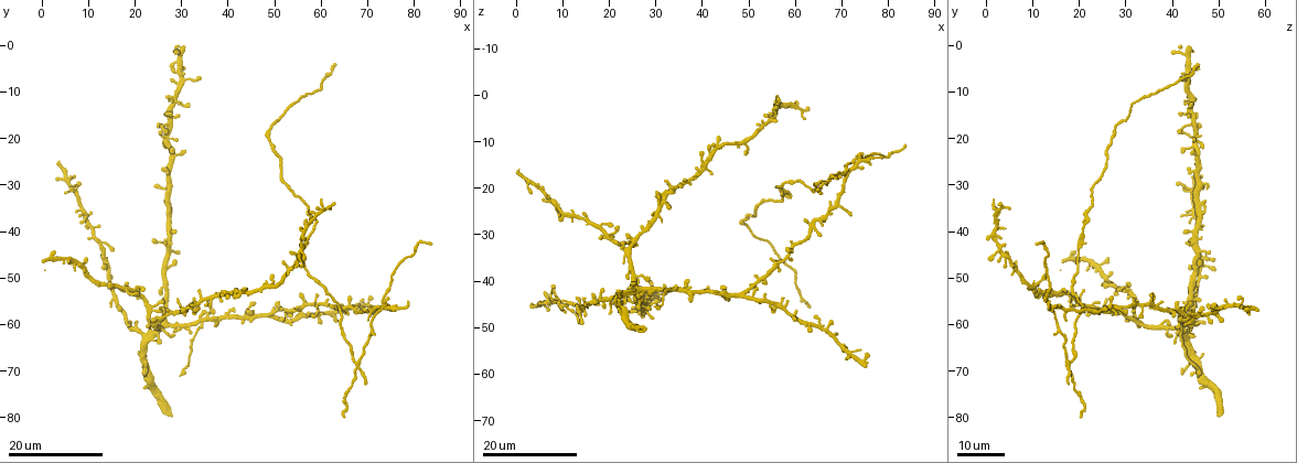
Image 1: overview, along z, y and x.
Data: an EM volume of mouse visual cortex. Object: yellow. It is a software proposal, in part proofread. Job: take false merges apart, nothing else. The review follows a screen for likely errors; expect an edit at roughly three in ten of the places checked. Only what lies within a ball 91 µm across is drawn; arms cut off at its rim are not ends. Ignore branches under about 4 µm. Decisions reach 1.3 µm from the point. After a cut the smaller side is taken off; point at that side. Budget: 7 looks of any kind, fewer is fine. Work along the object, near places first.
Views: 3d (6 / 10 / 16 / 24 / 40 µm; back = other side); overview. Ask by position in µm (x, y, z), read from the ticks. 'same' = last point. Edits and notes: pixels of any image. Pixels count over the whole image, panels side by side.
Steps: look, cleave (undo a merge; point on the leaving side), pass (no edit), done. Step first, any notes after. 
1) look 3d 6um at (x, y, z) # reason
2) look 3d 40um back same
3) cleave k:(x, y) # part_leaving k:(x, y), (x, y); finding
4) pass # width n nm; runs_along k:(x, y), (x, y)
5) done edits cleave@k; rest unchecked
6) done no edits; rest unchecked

look 3d 24um at (61.0, 35.0, 3.5) # calibre changes

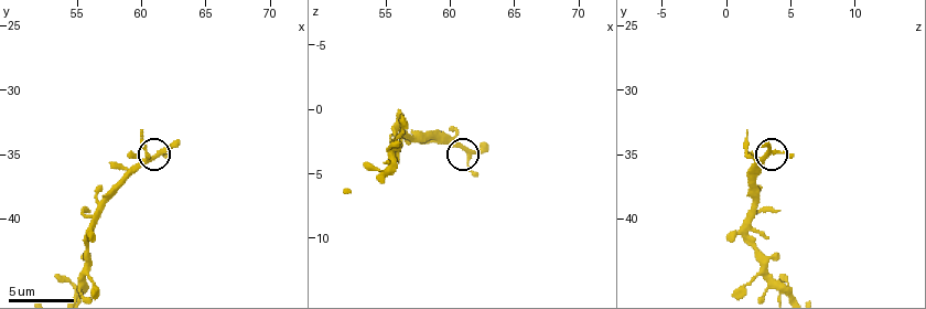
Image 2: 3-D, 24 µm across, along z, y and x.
look 3d 10um at (61.0, 35.2, 2.8) # zoom in

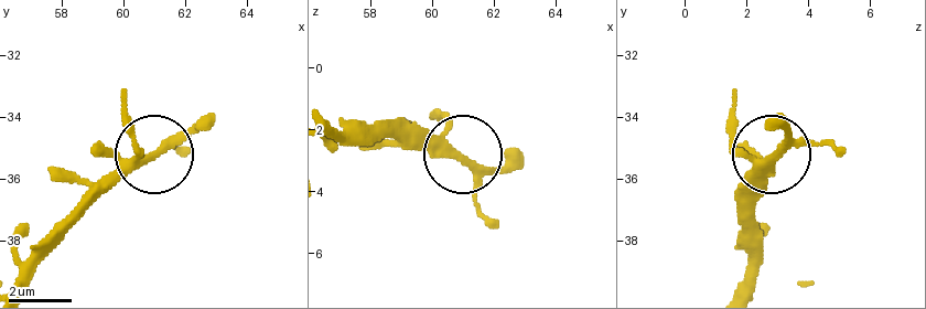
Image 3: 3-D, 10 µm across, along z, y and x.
pass # width 240 nm; all the same neuron

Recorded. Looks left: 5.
look 3d 16um at (73.0, 56.5, 13.5) # looks like a crossing

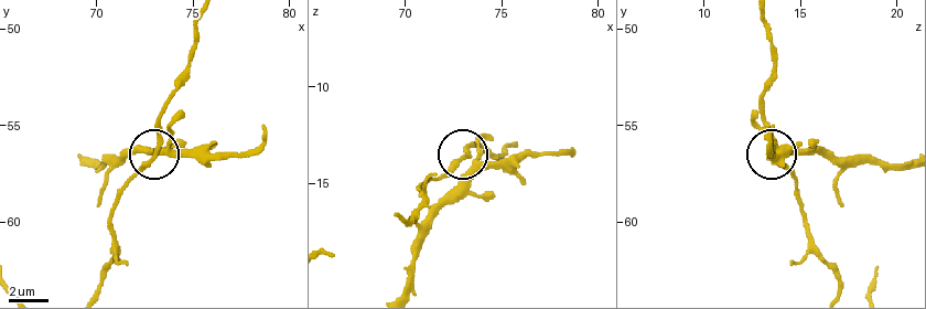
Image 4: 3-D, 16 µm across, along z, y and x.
look 3d 6um at (73.3, 56.1, 13.7)

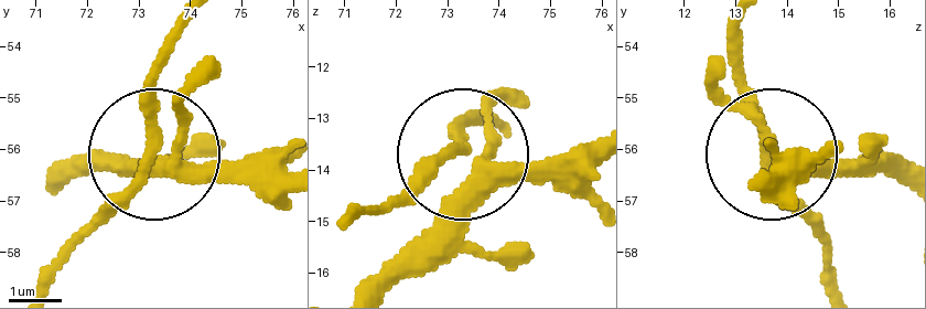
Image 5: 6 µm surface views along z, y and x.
pass # width 250 nm; runs_along 5:(366, 279), (467, 173), (459, 138), (472, 120); continuous, no second neuron

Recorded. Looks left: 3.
look 3d 24um at (67.5, 68.5, 18.0) # four or more arms meet

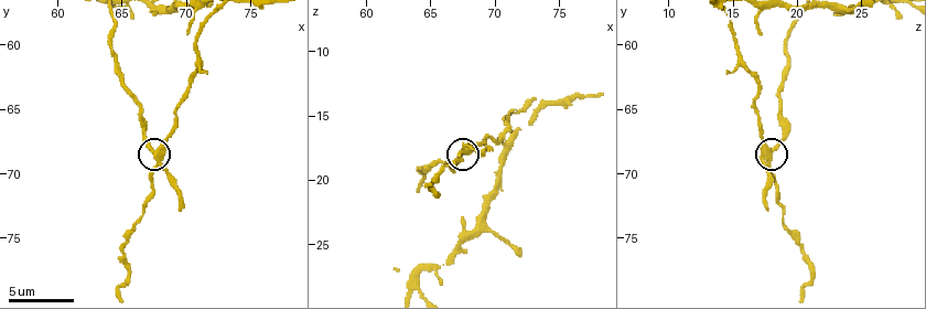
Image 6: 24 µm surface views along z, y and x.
look 3d 10um at (67.8, 68.4, 18.0) # closer look

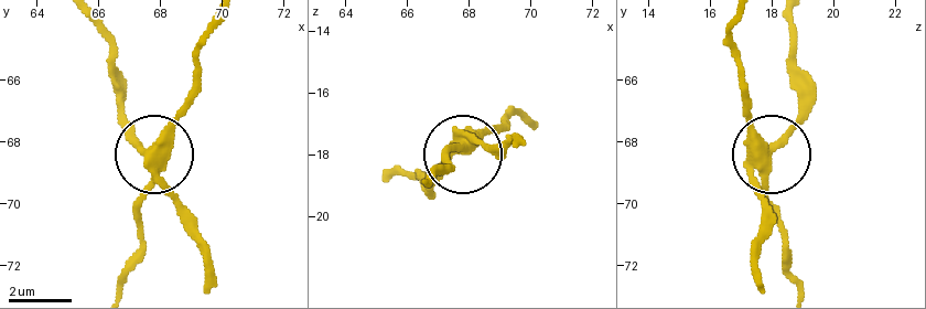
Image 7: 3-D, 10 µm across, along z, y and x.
look 3d 10um back at (67.7, 68.5, 17.8)

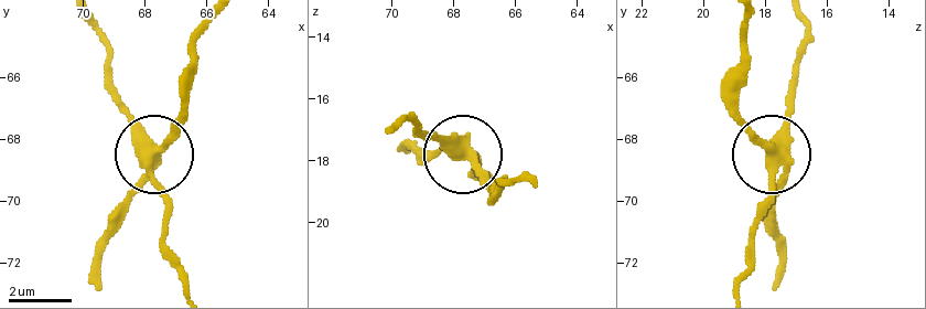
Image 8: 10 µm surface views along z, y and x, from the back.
cleave 8:(175, 131) # part_leaving 8:(158, 155), (189, 102), (200, 23); two neurons meet here

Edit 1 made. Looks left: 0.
done edits cleave@8; rest unchecked

